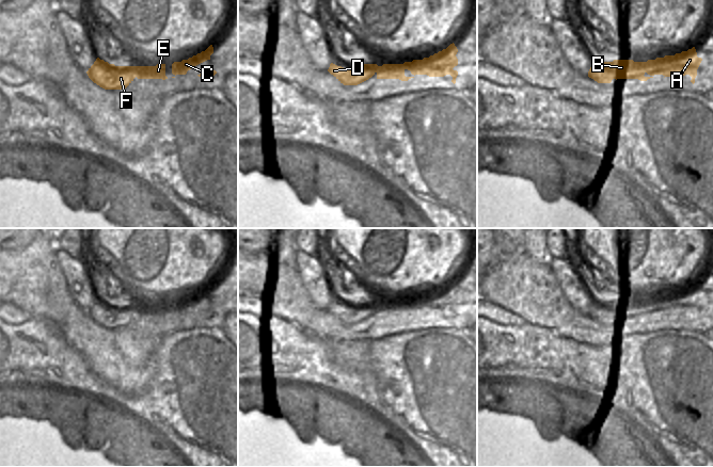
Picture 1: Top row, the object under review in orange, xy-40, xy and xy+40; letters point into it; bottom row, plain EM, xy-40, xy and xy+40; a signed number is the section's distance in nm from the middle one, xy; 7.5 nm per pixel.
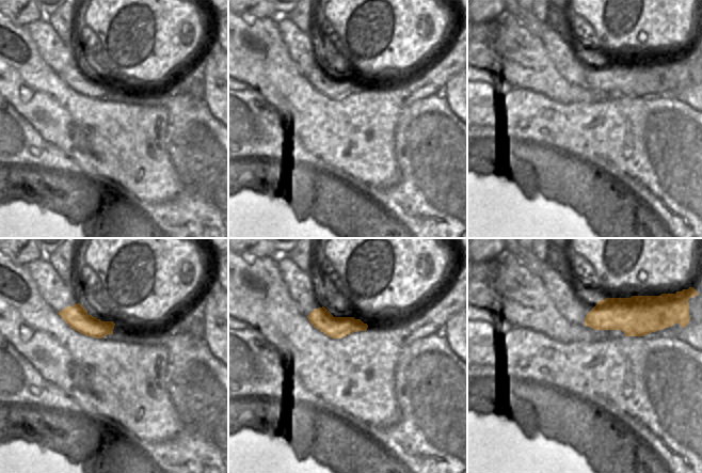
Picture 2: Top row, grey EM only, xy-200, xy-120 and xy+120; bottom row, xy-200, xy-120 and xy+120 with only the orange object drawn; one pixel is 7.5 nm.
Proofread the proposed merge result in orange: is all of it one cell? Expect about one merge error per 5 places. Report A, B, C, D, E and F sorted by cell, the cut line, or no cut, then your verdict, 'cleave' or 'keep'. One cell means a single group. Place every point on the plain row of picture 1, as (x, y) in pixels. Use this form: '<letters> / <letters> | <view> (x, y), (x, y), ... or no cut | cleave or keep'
A B C D E F | no cut | keep

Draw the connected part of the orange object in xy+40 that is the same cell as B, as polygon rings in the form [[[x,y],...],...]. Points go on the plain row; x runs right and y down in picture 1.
[[[695,286],[675,294],[665,294],[647,301],[633,299],[614,299],[613,301],[595,301],[588,316],[598,322],[611,322],[613,318],[638,318],[647,320],[654,313],[665,316],[683,316],[690,313],[695,322],[697,308],[702,297],[697,295]]]

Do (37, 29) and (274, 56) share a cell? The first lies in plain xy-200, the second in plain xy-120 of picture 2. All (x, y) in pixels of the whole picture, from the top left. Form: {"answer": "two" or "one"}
{"answer": "two"}

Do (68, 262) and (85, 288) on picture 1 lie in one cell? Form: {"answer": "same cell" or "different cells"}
{"answer": "same cell"}

